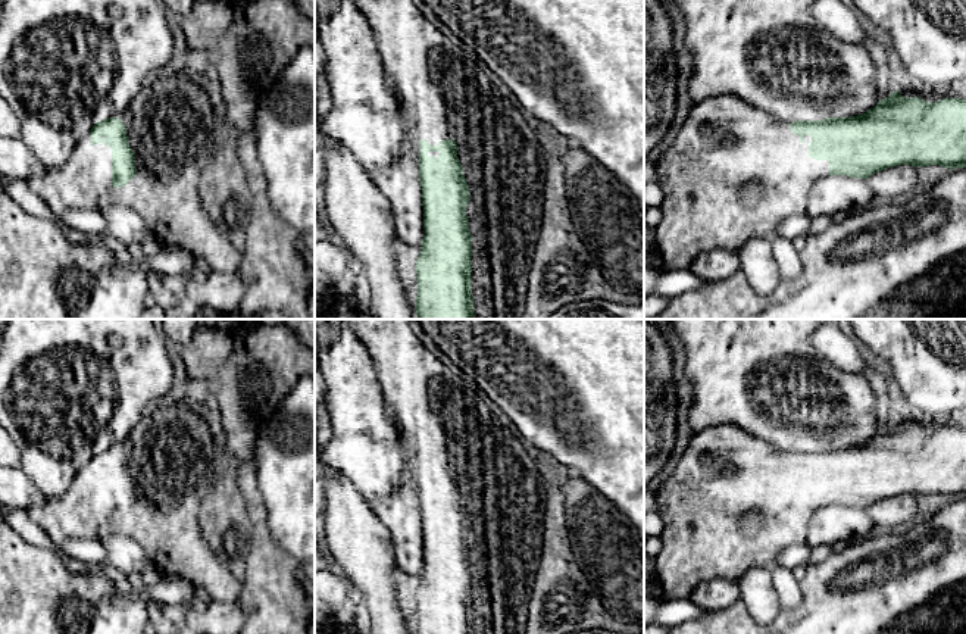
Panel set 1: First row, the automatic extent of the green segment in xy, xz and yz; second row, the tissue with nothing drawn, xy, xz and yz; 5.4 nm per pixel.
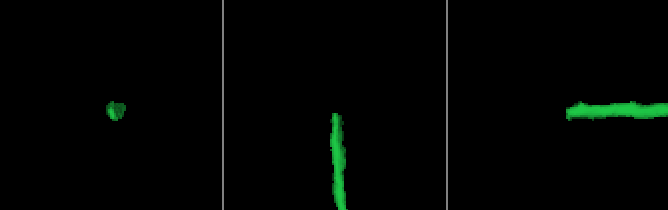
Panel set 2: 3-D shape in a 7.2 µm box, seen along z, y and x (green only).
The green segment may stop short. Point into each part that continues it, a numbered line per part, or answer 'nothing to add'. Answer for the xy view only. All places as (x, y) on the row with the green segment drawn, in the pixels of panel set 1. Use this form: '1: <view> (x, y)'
1: xy (171, 124)

